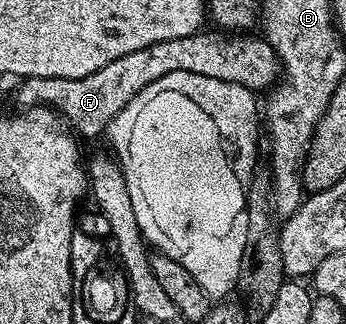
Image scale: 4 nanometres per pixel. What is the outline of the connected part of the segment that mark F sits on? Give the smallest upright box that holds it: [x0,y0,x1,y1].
[20,32,282,139]

